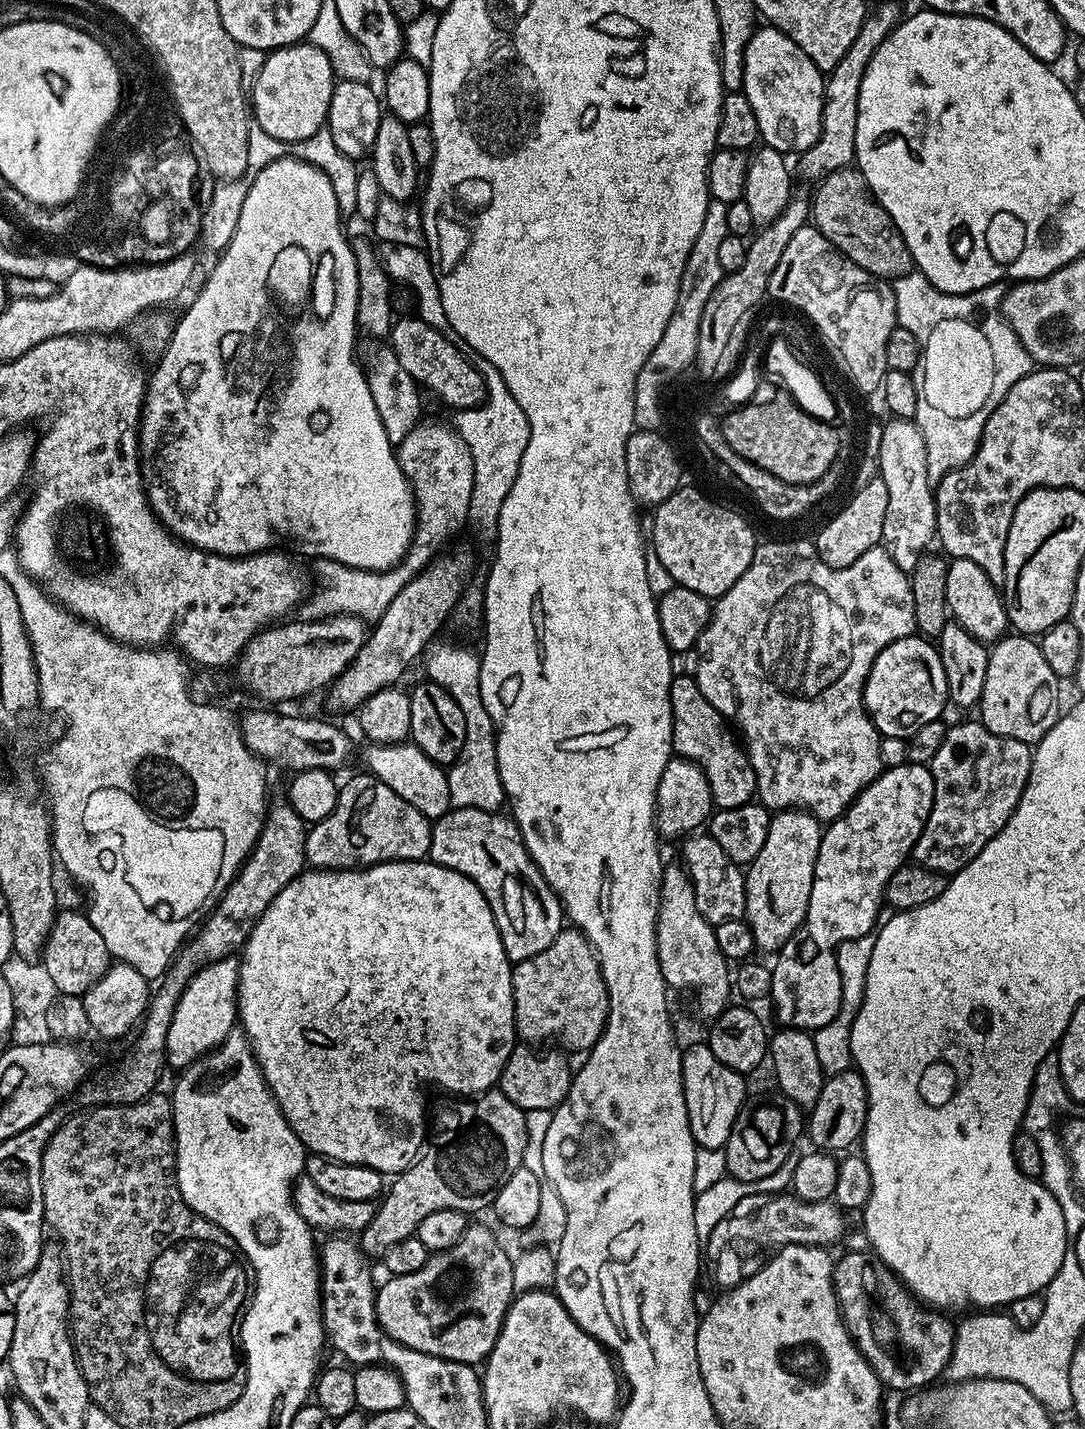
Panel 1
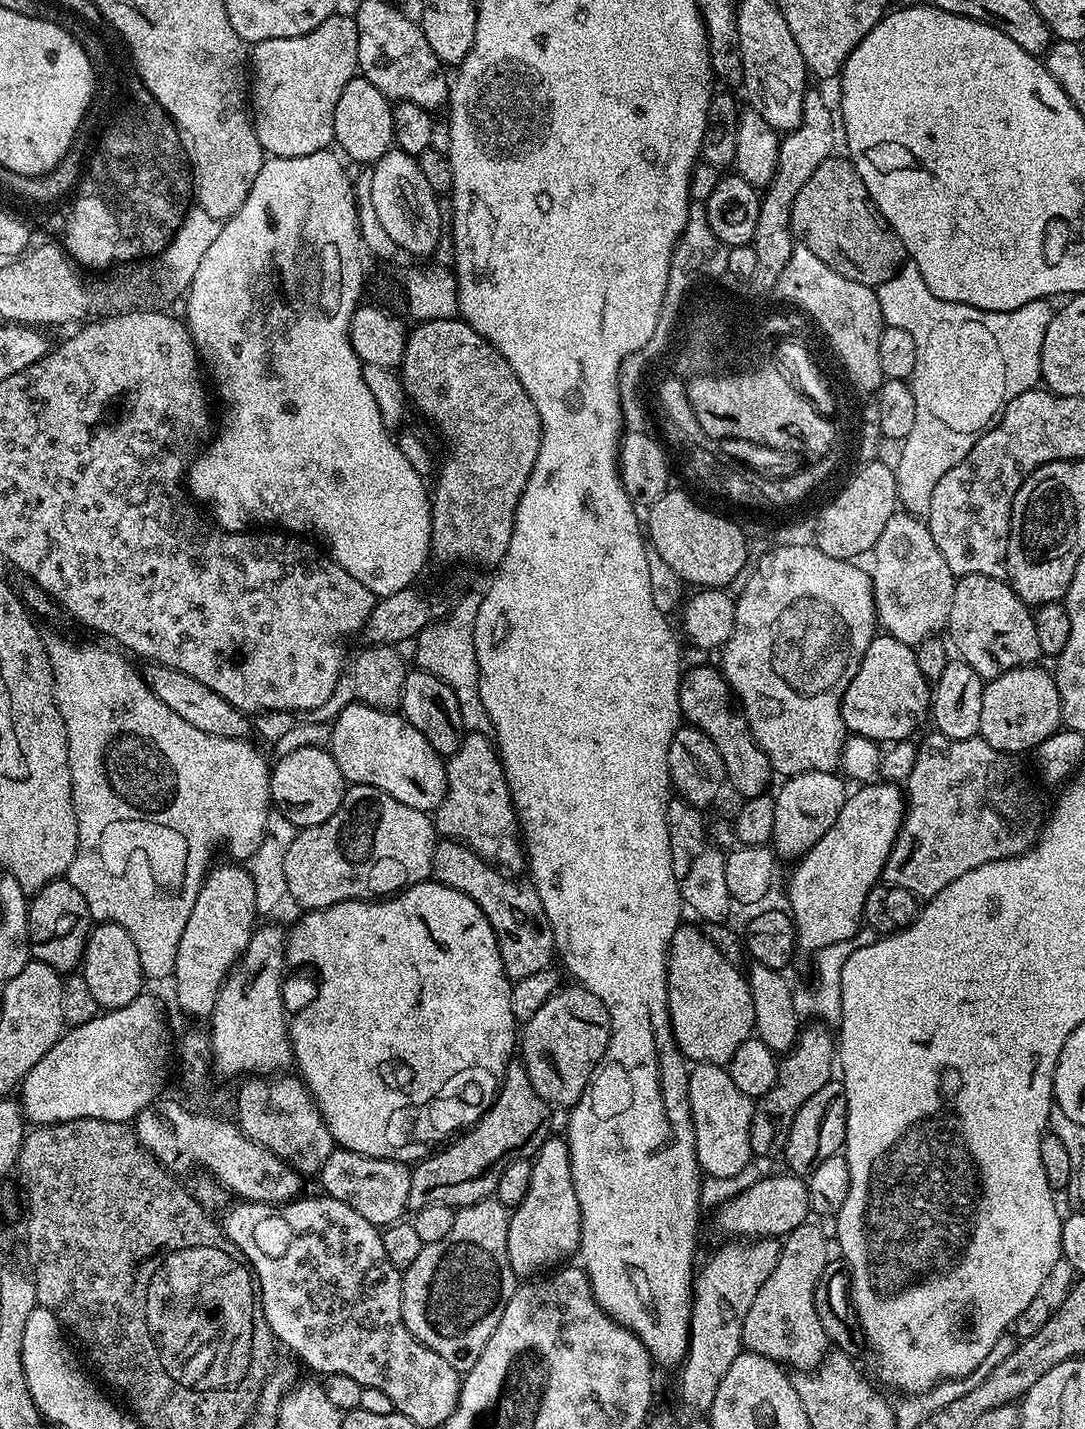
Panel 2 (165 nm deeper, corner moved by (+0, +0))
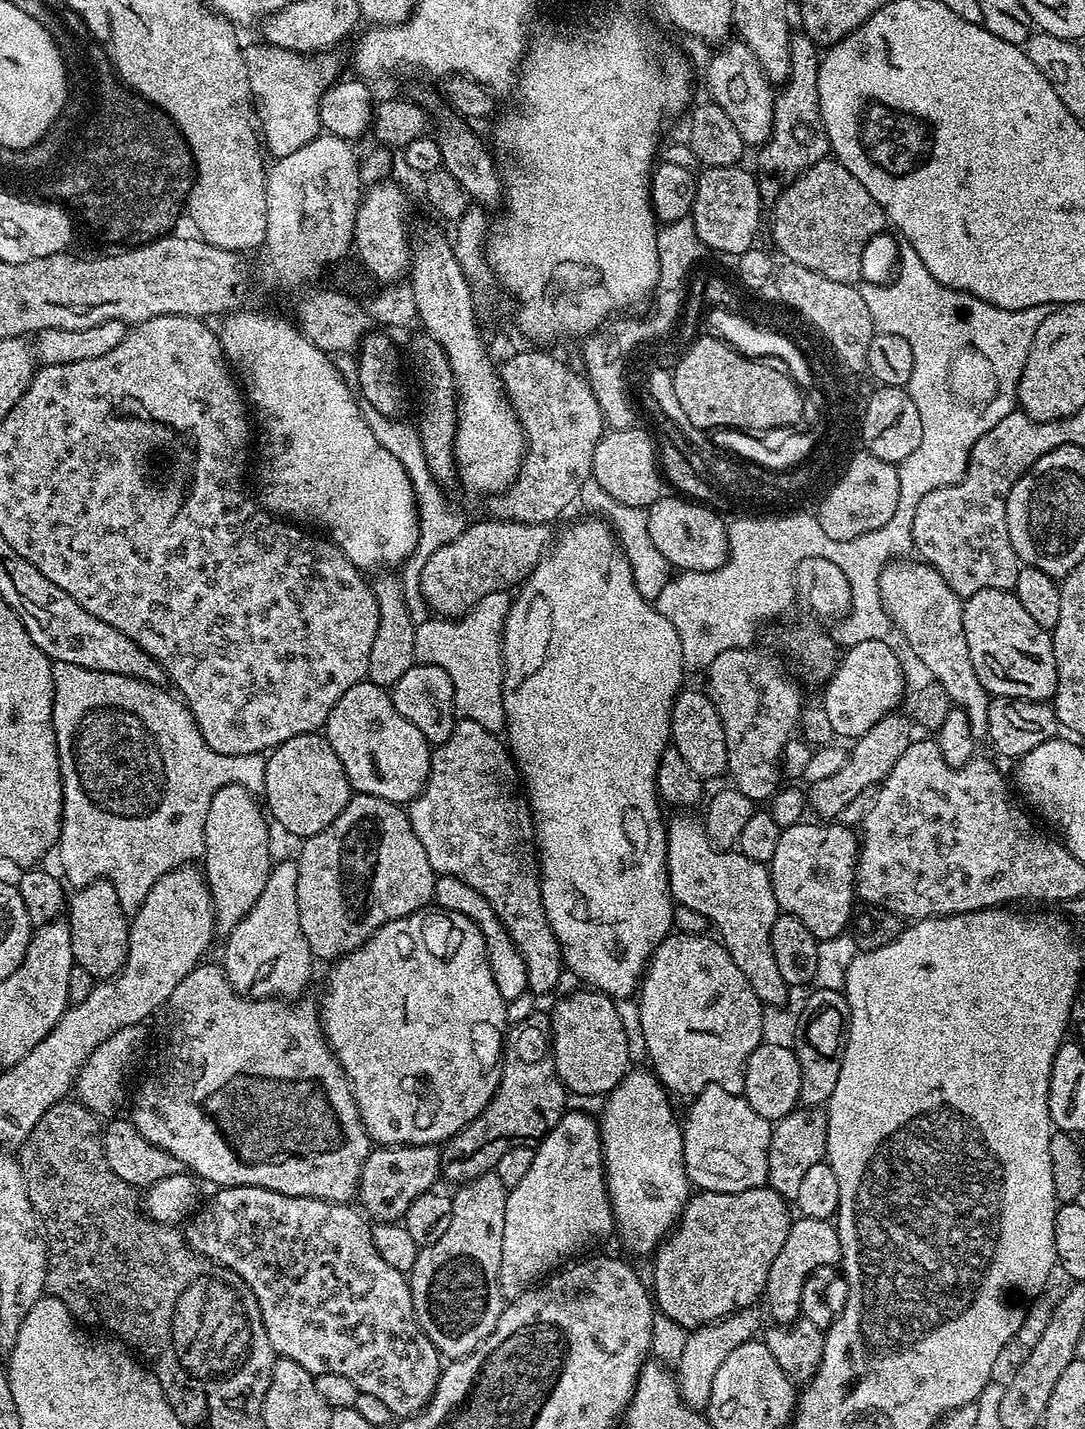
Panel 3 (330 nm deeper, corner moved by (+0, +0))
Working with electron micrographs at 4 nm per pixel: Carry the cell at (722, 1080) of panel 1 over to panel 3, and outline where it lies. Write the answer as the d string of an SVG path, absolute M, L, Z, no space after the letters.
M706 1086L706 1090L702 1090L696 1096L691 1097L688 1108L688 1118L684 1118L682 1127L684 1129L684 1165L686 1166L686 1174L689 1181L697 1189L706 1192L741 1192L742 1190L750 1190L751 1188L762 1188L768 1183L768 1151L770 1150L770 1138L772 1137L773 1121L762 1118L762 1114L757 1114L754 1106L750 1106L750 1102L744 1100L743 1095L735 1096L730 1094L730 1090L722 1090L722 1086Z

